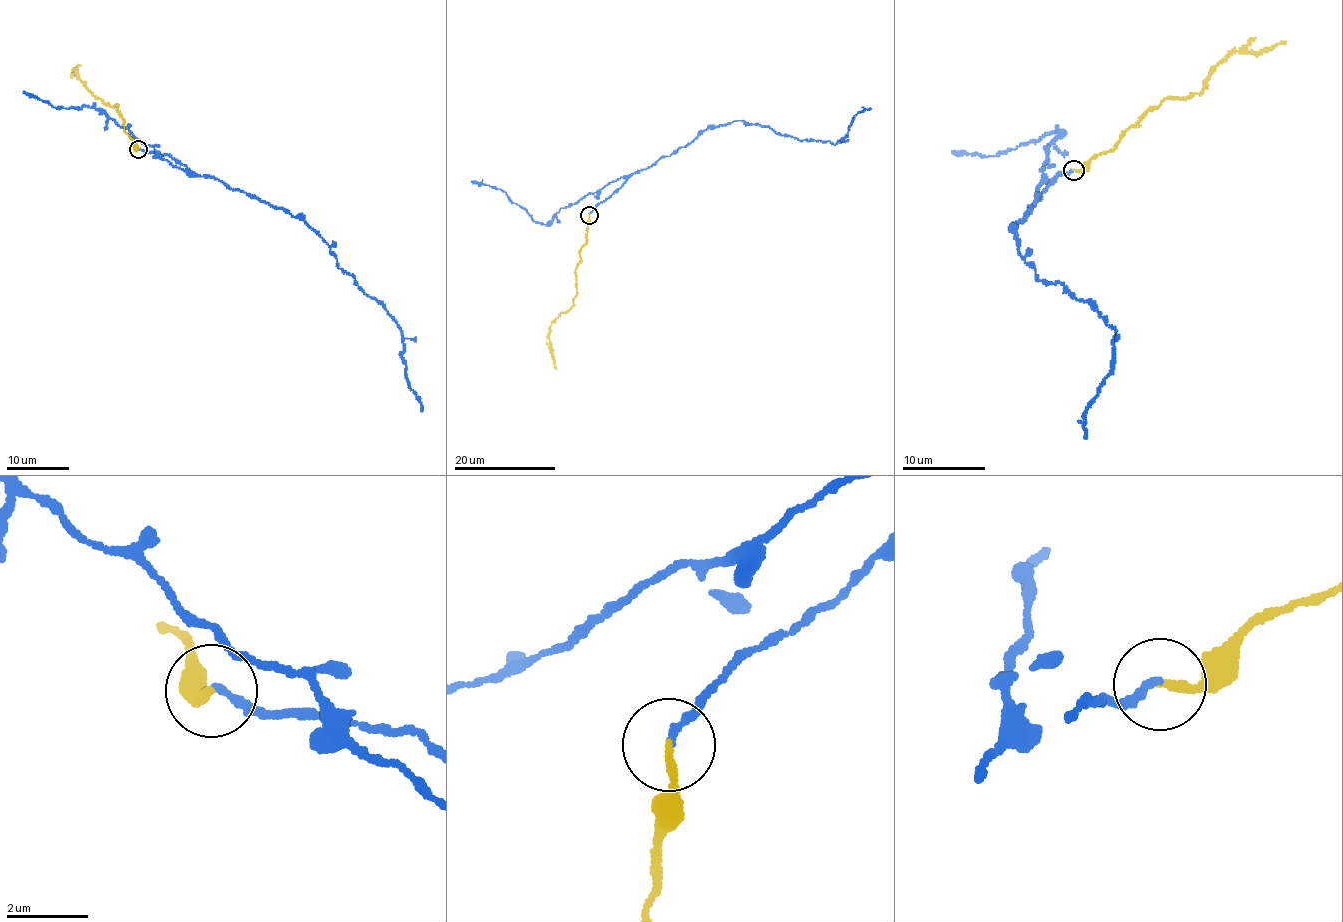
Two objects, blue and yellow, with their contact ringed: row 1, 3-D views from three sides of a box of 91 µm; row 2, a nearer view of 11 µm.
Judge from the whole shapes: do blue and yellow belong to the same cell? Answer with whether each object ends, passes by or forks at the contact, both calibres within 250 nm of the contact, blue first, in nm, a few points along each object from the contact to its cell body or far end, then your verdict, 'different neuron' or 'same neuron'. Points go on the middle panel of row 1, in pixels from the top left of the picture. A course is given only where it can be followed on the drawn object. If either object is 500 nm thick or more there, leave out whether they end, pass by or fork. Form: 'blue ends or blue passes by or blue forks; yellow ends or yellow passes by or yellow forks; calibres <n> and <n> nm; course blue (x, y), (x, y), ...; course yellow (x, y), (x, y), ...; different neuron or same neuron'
blue ends; yellow ends; calibres 170 and 190 nm; course blue (589, 215), (634, 173), (709, 127), (742, 120), (835, 144), (855, 116), (870, 107); course yellow (589, 215), (586, 240), (579, 252), (580, 258), (575, 274), (574, 305), (552, 324), (548, 335), (556, 369); different neuron

